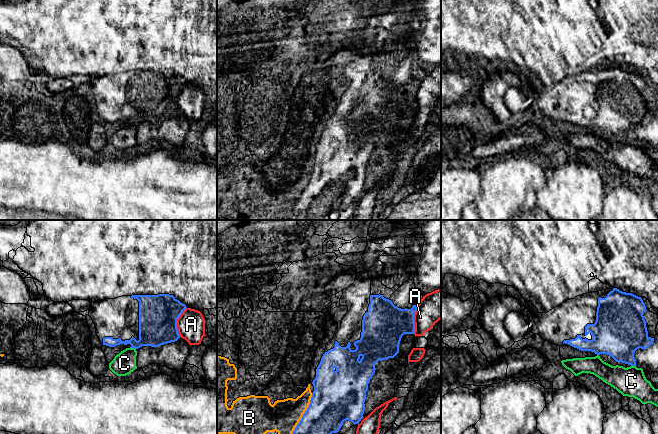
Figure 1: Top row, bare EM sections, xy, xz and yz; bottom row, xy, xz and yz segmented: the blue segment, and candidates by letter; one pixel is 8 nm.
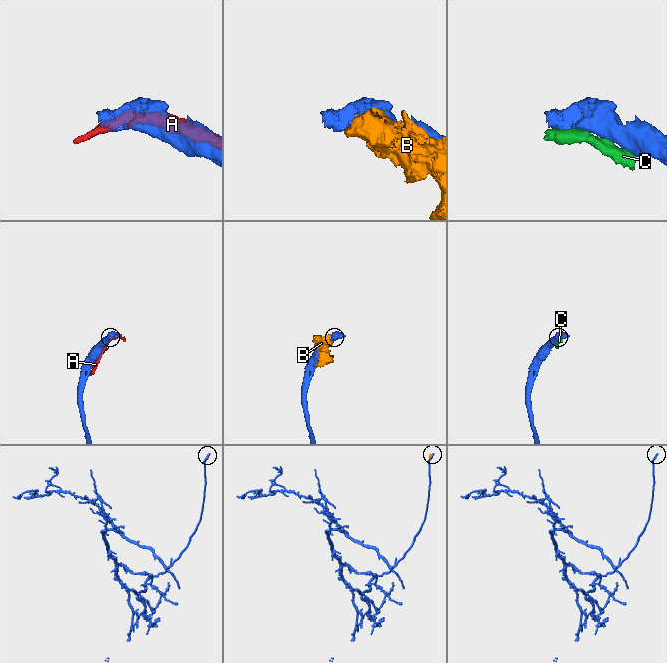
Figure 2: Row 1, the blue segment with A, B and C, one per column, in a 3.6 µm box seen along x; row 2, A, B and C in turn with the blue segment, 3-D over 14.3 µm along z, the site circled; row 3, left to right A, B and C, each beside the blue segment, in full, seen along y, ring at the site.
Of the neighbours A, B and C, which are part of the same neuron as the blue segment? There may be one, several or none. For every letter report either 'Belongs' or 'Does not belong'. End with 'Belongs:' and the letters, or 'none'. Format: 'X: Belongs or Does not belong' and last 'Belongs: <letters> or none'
A: Does not belong
B: Does not belong
C: Does not belong
Belongs: none

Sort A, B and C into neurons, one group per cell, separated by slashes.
A / B / C

